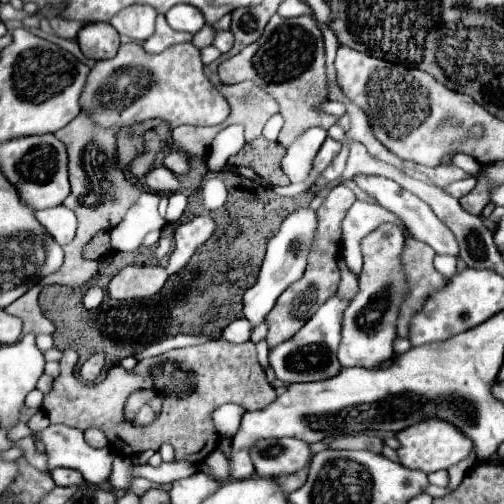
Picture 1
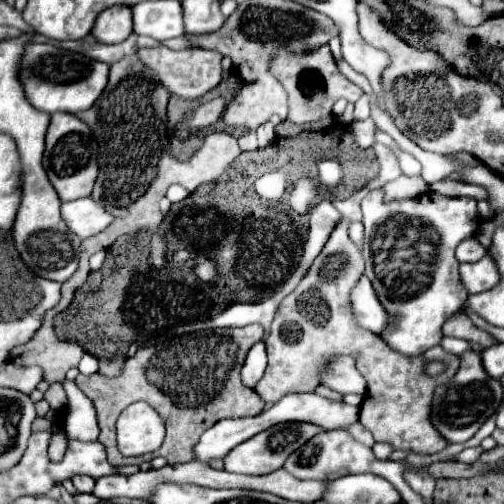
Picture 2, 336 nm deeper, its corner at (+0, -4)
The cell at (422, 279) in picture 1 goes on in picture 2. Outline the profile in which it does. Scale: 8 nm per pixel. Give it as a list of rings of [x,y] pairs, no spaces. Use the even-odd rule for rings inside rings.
[[[464,314],[450,316],[450,318],[444,322],[444,336],[454,336],[454,338],[468,340],[468,342],[476,342],[476,344],[480,344],[482,348],[490,348],[490,346],[498,344],[486,330],[476,328],[476,326],[470,322],[470,318],[464,316]]]

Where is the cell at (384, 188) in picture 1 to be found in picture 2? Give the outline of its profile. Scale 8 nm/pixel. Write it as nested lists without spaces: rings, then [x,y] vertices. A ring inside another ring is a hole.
[[[486,254],[482,260],[478,260],[474,264],[460,264],[460,276],[470,294],[490,290],[500,282],[498,266],[490,254]]]

